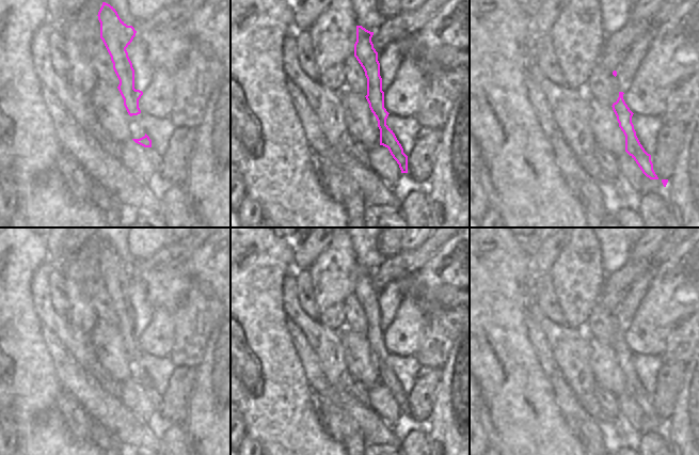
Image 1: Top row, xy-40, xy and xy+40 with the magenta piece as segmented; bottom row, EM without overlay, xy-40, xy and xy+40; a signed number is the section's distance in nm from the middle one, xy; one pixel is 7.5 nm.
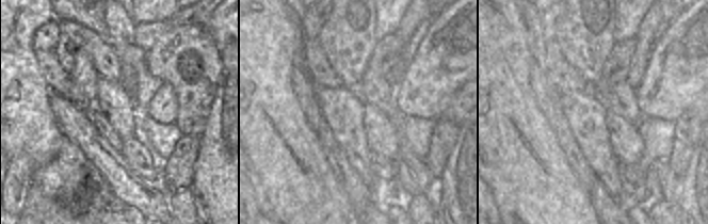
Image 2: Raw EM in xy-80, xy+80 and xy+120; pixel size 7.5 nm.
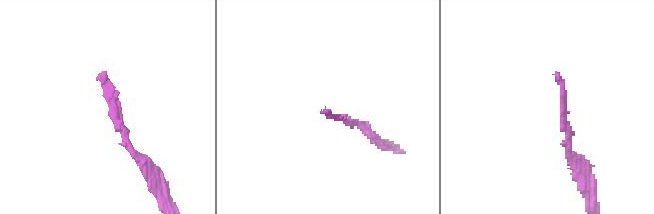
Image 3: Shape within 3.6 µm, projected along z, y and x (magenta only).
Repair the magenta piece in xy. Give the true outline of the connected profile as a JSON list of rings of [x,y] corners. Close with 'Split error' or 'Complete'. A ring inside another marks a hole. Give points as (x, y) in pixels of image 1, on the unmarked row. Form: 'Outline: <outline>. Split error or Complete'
Outline: [[[356,265],[354,296],[363,307],[367,317],[367,334],[365,336],[378,360],[380,385],[388,388],[391,394],[399,404],[401,412],[408,412],[408,395],[403,392],[403,388],[393,370],[386,364],[386,358],[390,352],[384,347],[380,302],[378,300],[378,292],[371,281],[372,274],[374,271],[366,269],[362,265]]]. Complete

